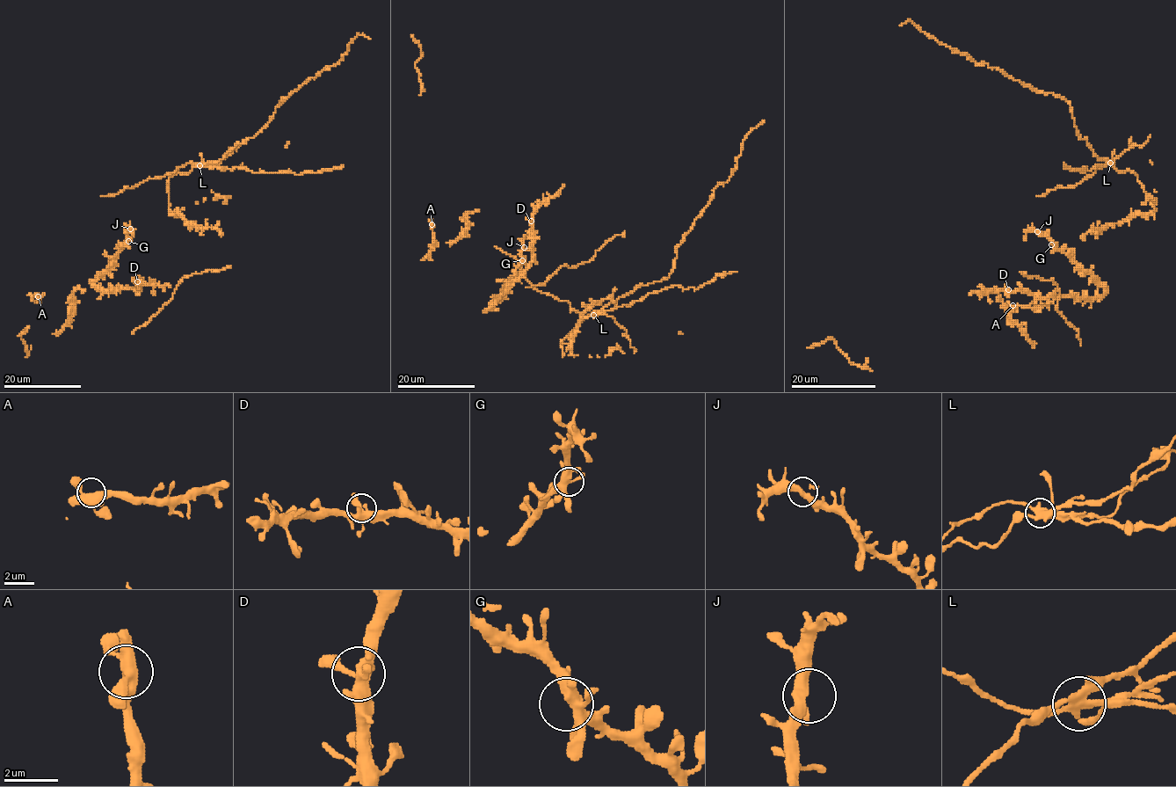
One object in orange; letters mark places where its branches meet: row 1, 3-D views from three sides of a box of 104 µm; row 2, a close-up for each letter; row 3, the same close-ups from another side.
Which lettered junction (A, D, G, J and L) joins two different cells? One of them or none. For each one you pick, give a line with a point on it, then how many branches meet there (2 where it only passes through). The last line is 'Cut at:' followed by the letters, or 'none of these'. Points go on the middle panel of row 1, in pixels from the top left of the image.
L: (593, 315) | 5
Cut at: L

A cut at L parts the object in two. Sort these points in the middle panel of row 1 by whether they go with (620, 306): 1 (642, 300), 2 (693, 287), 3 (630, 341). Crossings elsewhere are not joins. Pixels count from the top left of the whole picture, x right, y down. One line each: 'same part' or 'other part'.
1: same part
2: same part
3: same part

